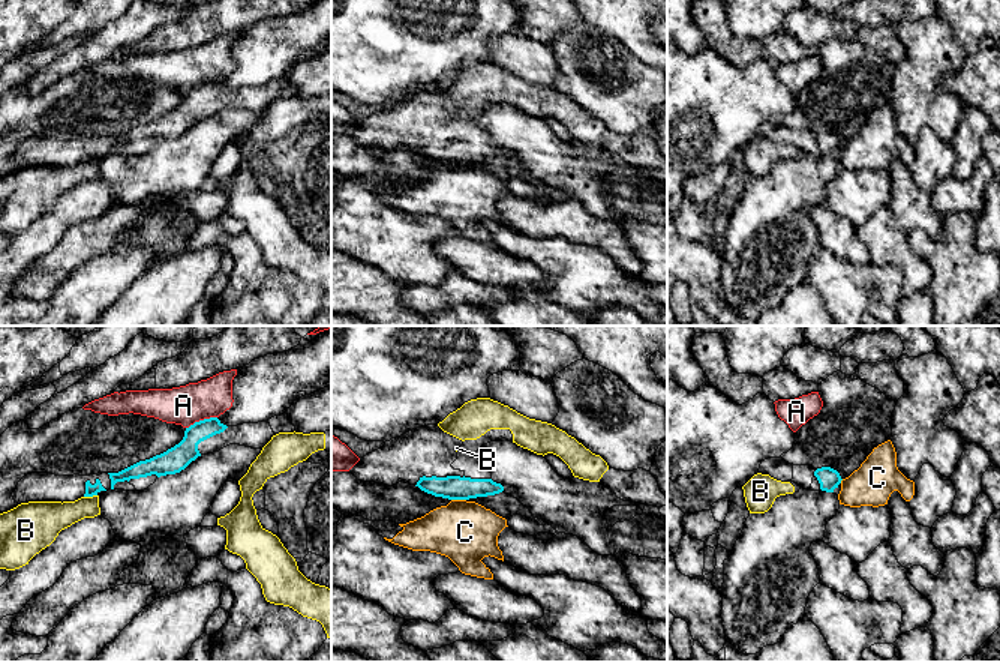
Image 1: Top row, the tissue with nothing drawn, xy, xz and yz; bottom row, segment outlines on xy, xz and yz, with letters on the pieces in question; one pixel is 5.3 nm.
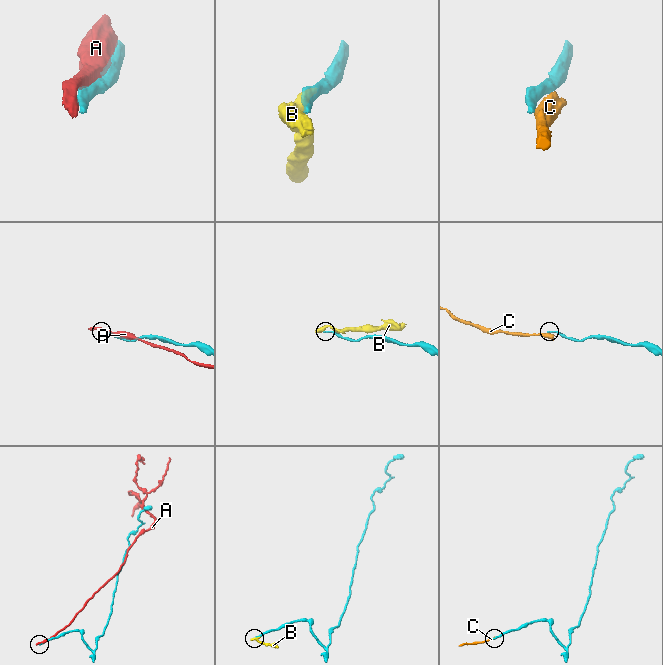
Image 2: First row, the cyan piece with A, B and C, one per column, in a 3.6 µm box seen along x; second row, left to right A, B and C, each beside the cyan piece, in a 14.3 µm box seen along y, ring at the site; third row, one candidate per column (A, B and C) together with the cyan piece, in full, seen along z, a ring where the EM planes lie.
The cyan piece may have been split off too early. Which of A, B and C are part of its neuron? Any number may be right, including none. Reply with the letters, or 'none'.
none

